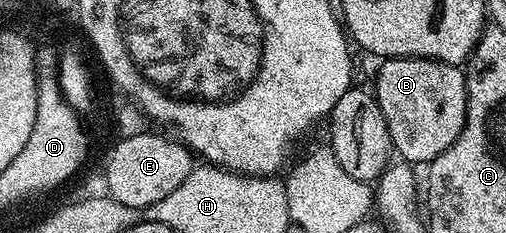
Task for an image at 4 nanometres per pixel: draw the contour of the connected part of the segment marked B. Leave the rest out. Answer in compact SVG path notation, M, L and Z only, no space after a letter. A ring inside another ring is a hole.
M395 56L380 61L375 95L387 122L396 155L410 166L428 165L459 138L467 118L465 68L418 56Z

